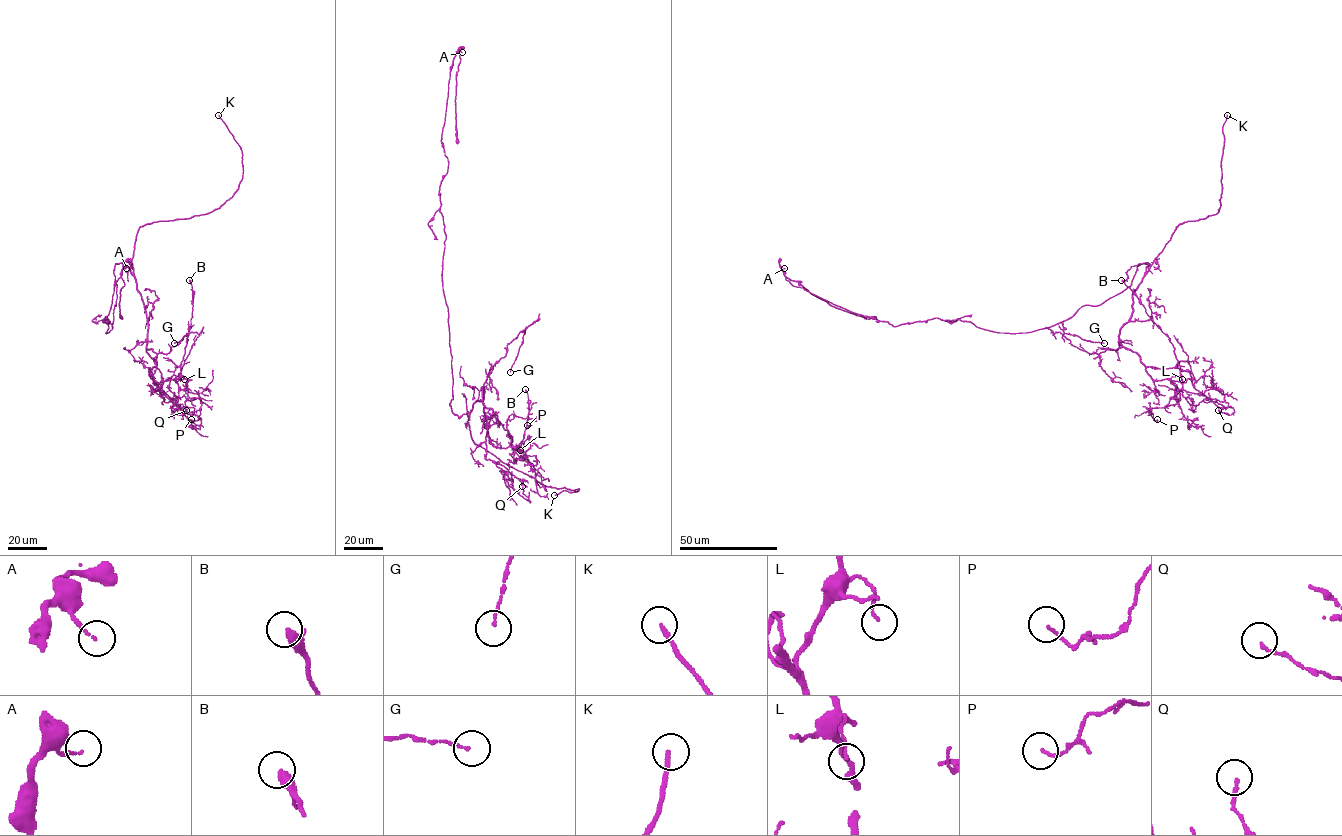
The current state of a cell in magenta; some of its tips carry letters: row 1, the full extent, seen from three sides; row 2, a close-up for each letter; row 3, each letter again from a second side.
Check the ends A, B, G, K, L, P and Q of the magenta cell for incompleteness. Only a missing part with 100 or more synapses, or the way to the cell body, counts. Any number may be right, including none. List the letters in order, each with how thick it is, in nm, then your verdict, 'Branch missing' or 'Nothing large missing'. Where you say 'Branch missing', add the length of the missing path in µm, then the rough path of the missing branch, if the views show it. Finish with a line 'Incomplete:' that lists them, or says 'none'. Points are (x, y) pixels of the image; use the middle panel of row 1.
A: Thickness 120 nm. Nothing large missing
B: Thickness 400 nm. Nothing large missing
G: Thickness 100 nm. Nothing large missing
K: Thickness 150 nm. Branch missing. Missing length about 30 µm. Course of what is missing: (554, 495), (533, 498), (529, 506)
L: Thickness 80 nm. Nothing large missing
P: Thickness 110 nm. Nothing large missing
Q: Thickness 130 nm. Nothing large missing
Incomplete: K

